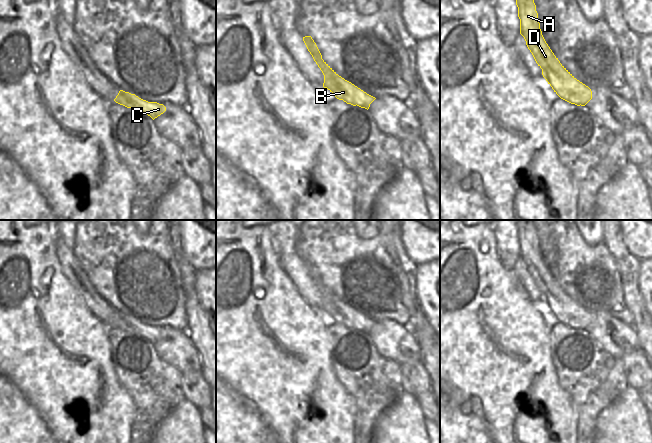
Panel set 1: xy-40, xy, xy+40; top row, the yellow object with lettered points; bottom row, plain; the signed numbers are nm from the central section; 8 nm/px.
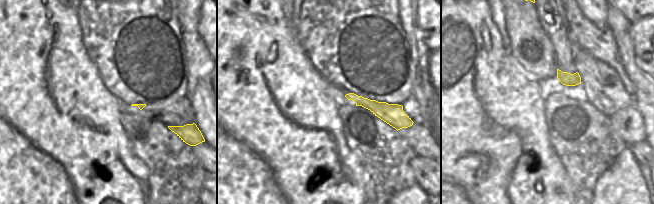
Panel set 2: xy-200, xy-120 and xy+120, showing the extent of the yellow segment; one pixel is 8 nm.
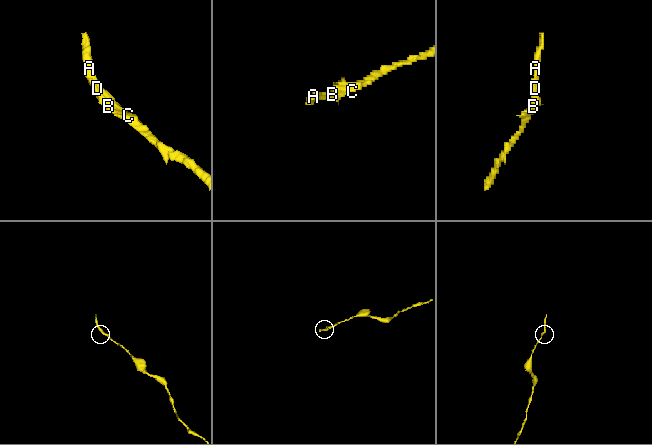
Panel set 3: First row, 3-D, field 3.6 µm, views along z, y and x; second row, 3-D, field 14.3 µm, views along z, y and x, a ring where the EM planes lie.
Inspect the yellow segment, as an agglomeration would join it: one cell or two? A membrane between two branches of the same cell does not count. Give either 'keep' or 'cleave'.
keep

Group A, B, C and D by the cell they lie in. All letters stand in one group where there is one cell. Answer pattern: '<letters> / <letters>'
A B C D

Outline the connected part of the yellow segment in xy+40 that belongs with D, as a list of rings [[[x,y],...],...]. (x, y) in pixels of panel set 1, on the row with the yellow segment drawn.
[[[516,0],[516,5],[520,19],[520,34],[542,69],[543,77],[561,99],[577,106],[585,106],[592,99],[592,91],[560,63],[546,43],[534,0]]]

